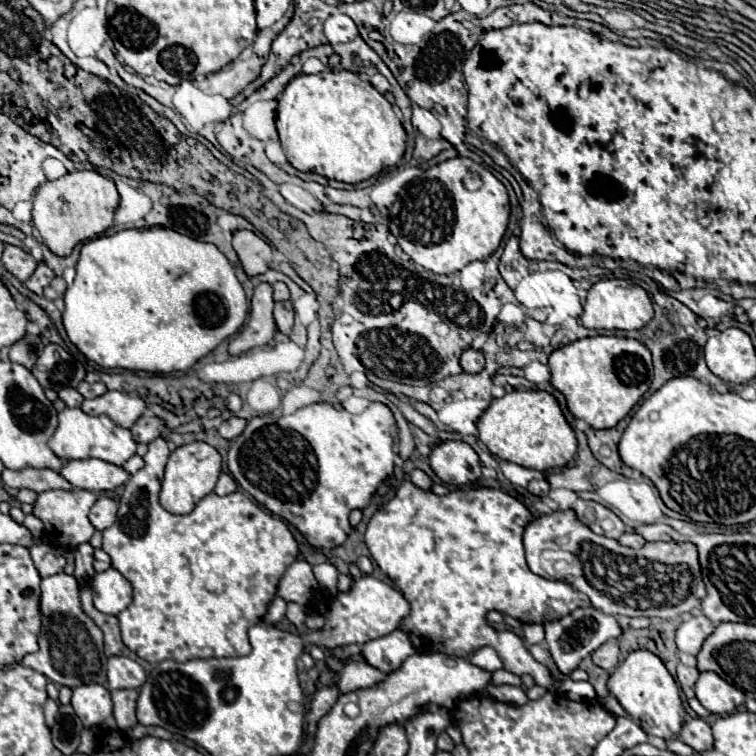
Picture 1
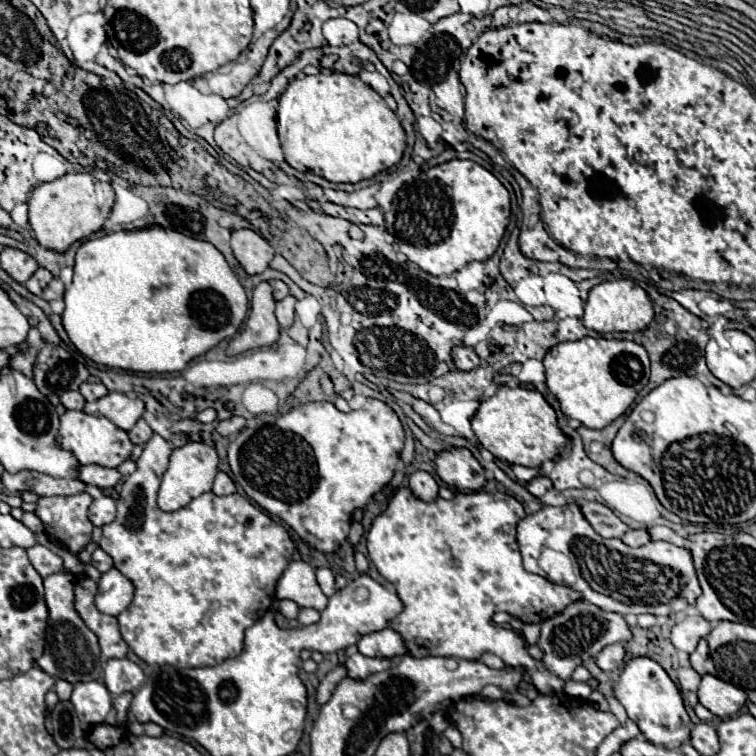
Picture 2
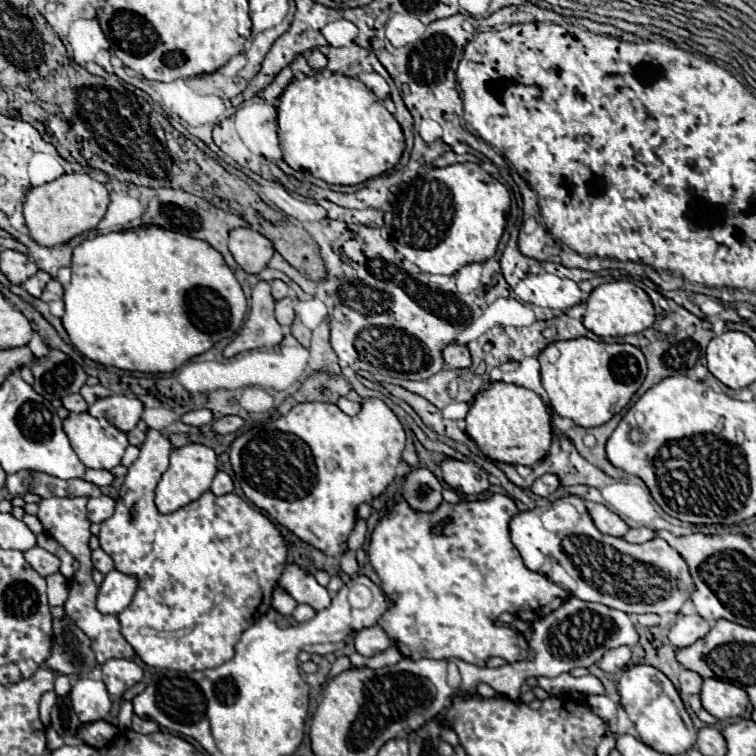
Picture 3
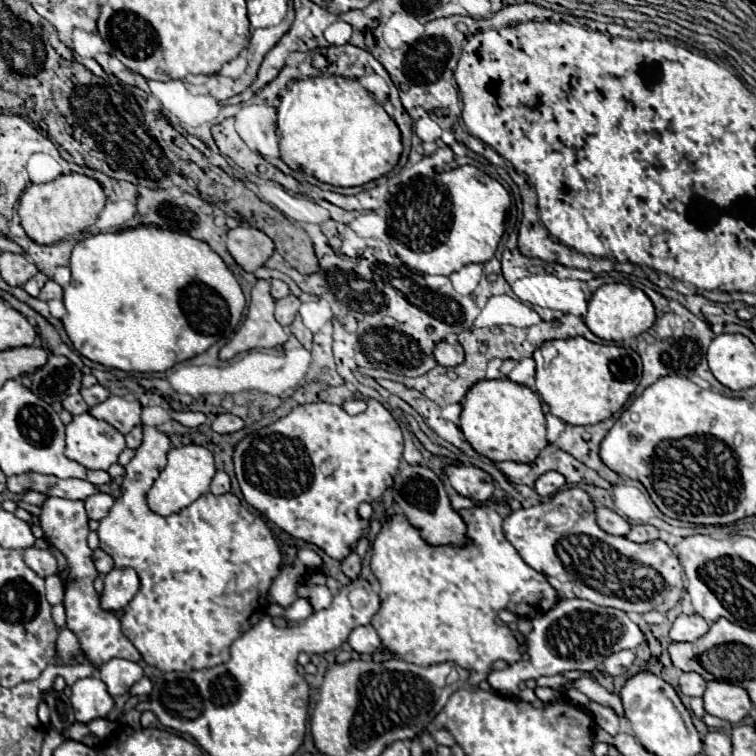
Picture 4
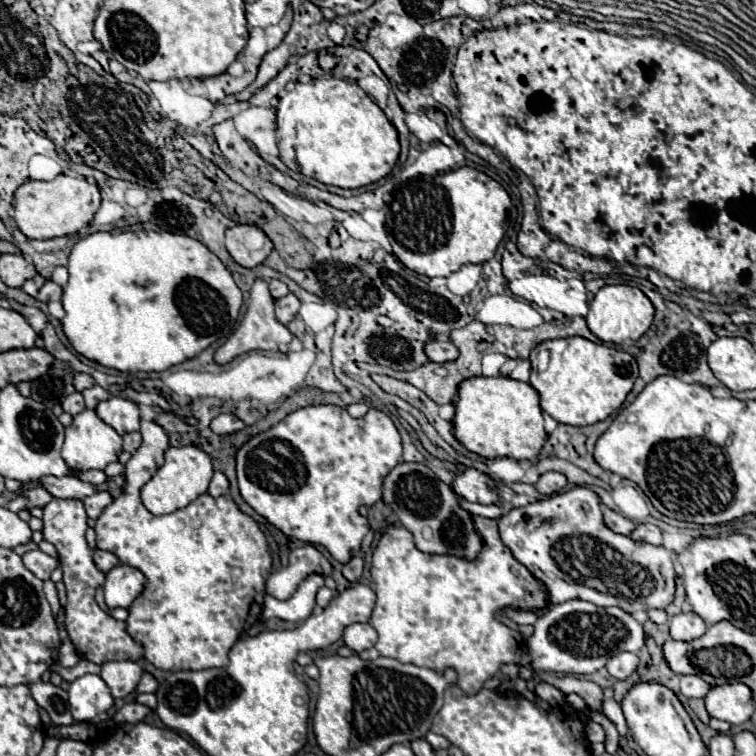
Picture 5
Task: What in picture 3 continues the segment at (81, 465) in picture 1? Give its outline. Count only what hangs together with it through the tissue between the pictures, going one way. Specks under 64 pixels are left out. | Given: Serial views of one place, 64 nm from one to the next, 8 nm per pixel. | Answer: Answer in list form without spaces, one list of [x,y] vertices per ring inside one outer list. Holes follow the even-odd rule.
[[[88,468],[86,474],[84,474],[84,480],[92,482],[96,486],[110,486],[114,482],[114,478],[116,476],[112,472],[108,472],[108,470],[92,470],[92,468]]]

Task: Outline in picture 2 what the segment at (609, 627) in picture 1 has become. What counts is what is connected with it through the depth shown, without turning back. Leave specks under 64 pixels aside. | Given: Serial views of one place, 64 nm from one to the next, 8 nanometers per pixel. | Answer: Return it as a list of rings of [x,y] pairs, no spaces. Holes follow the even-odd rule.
[[[576,602],[570,604],[566,610],[562,610],[560,614],[544,620],[540,624],[542,634],[538,640],[538,646],[544,650],[544,658],[542,664],[554,672],[556,676],[560,676],[562,680],[568,680],[572,676],[572,672],[588,658],[594,658],[604,646],[614,644],[614,642],[624,642],[630,640],[630,630],[628,624],[624,622],[624,618],[620,614],[614,612],[602,612],[598,606],[584,602]]]

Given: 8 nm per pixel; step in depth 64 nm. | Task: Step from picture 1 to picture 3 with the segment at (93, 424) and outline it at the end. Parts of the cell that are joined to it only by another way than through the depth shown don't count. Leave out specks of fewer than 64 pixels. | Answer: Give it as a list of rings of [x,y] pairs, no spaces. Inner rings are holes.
[[[80,412],[80,414],[68,414],[68,418],[62,420],[62,428],[70,440],[70,446],[74,448],[76,456],[80,458],[80,462],[86,468],[104,468],[104,470],[112,470],[114,466],[118,466],[122,462],[122,456],[126,452],[128,438],[122,430],[118,430],[114,424],[110,424],[106,418],[94,418],[88,412]]]

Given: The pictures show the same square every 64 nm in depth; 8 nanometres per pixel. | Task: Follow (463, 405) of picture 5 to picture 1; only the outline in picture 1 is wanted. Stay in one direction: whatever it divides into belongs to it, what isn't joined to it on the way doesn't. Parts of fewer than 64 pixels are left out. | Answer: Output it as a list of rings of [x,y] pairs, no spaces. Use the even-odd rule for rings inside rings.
[[[514,390],[504,398],[494,398],[476,426],[480,440],[492,454],[530,470],[566,468],[578,454],[576,434],[564,418],[558,400],[542,390]]]

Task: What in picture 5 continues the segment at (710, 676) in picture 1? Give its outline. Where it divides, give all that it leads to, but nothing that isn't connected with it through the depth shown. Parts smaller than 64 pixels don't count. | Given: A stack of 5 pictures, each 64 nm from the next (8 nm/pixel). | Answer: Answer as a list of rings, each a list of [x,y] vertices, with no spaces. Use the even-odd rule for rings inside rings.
[[[740,682],[712,686],[704,702],[710,716],[718,720],[726,720],[728,724],[734,726],[746,722],[754,712],[752,692],[746,684]]]

